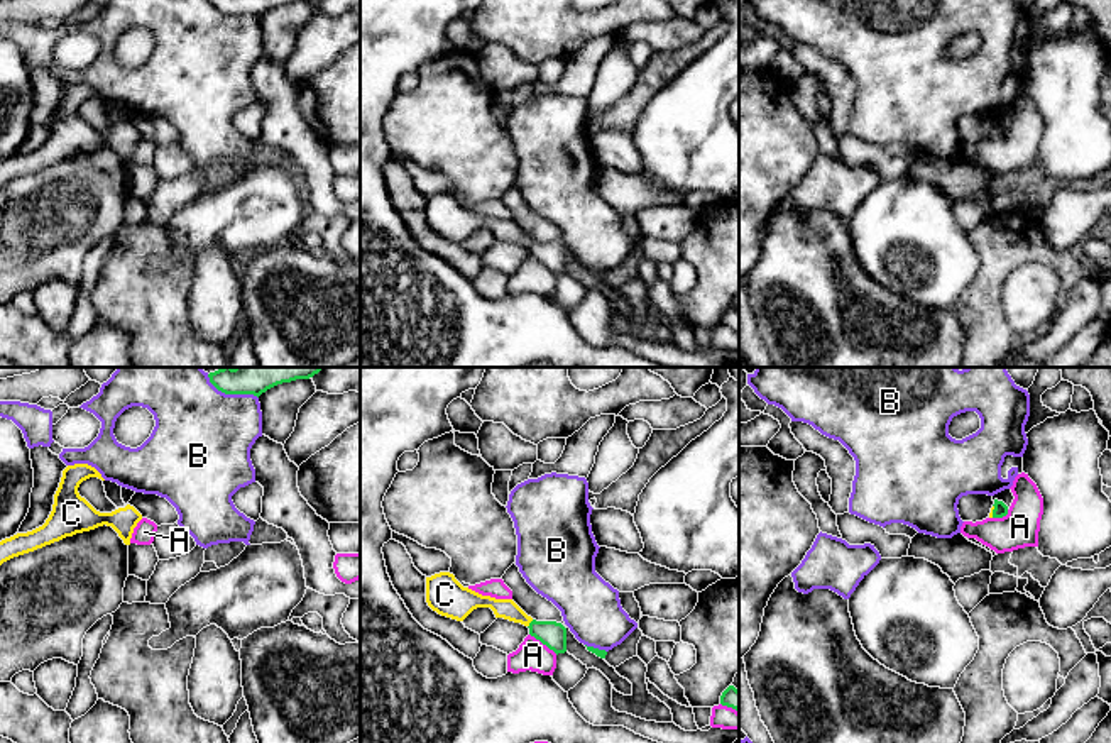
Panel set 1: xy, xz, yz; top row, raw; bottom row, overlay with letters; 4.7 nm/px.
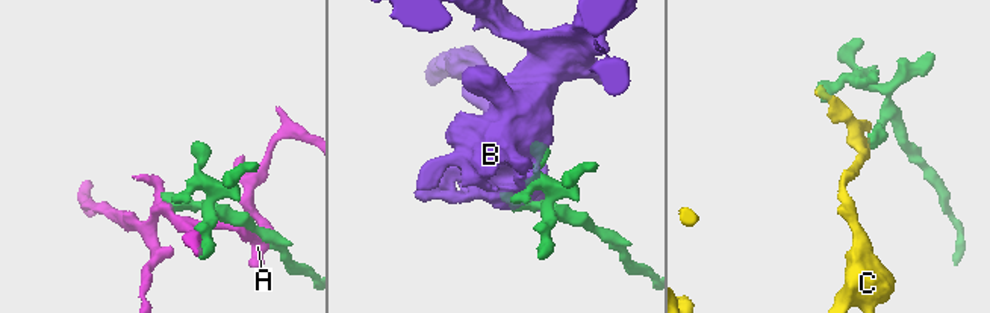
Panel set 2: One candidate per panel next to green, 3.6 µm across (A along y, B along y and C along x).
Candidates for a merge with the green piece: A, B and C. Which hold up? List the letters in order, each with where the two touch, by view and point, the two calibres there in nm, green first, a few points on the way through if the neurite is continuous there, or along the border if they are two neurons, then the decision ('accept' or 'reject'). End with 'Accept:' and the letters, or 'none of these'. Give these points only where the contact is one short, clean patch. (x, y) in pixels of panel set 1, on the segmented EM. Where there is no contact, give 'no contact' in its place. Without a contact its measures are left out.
A: xz (543, 643) | 120/150 nm | reject
B: xy (230, 393) | 220/460 nm | reject
C: xz (530, 623) | 120/100 nm | across xz (553, 635), (530, 623), (503, 608) | accept
Accept: C

